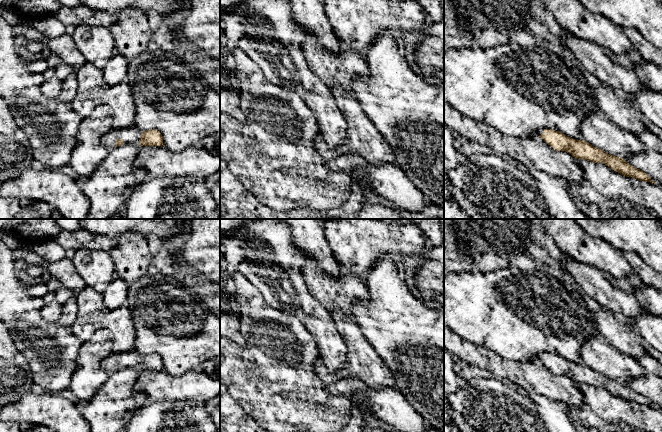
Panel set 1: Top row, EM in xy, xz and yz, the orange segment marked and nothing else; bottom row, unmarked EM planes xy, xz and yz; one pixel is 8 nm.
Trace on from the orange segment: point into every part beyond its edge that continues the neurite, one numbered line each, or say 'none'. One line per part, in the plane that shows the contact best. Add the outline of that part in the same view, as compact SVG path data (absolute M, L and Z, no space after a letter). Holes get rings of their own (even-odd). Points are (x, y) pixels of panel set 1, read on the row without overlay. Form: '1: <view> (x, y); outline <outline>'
1: xy (130, 358); outline M127 351L122 353L112 353L101 361L102 368L110 375L115 370L116 363L122 363L123 368L136 367L140 368L141 354L136 351Z

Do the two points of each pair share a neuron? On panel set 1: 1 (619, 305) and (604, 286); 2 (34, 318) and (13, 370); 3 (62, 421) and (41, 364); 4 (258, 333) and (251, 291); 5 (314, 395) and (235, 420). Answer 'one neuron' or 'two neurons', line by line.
1: one neuron
2: two neurons
3: two neurons
4: one neuron
5: two neurons

